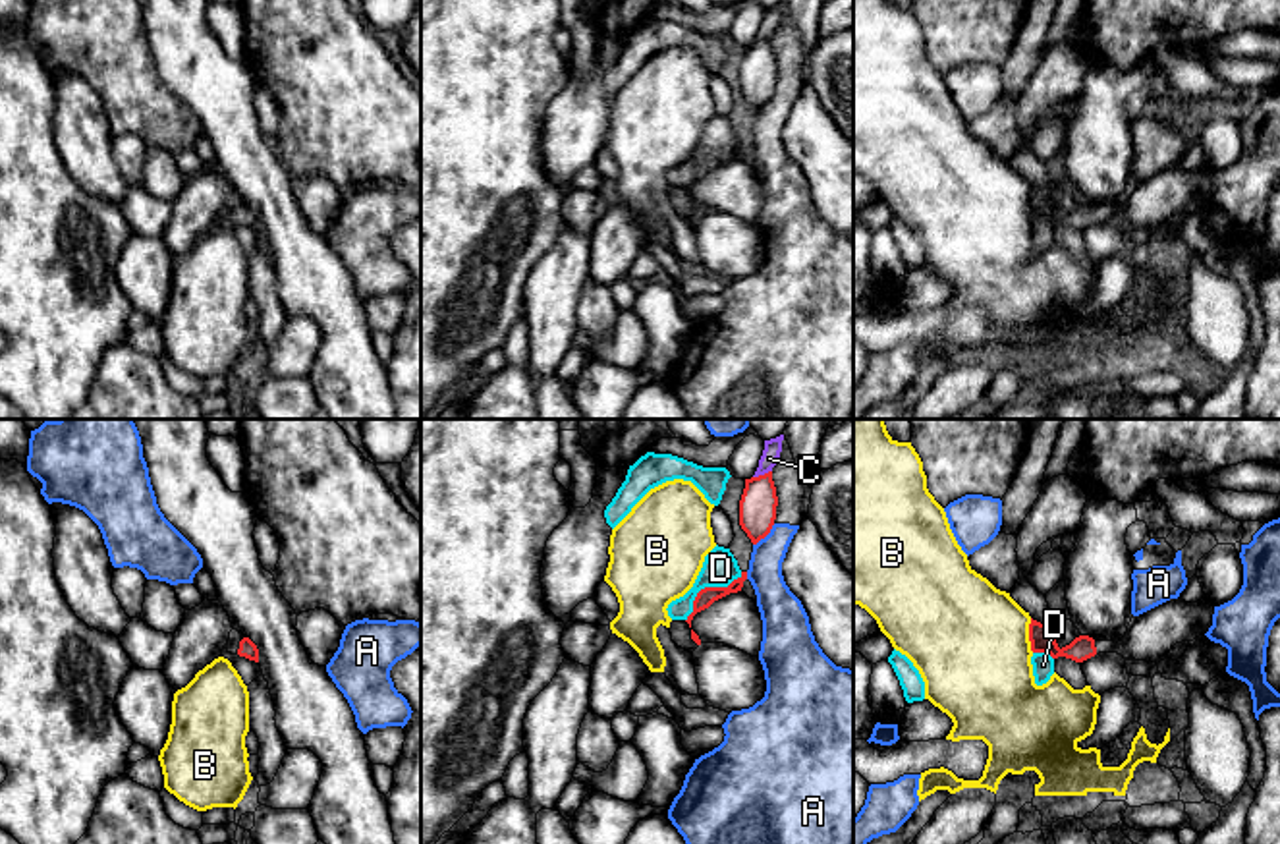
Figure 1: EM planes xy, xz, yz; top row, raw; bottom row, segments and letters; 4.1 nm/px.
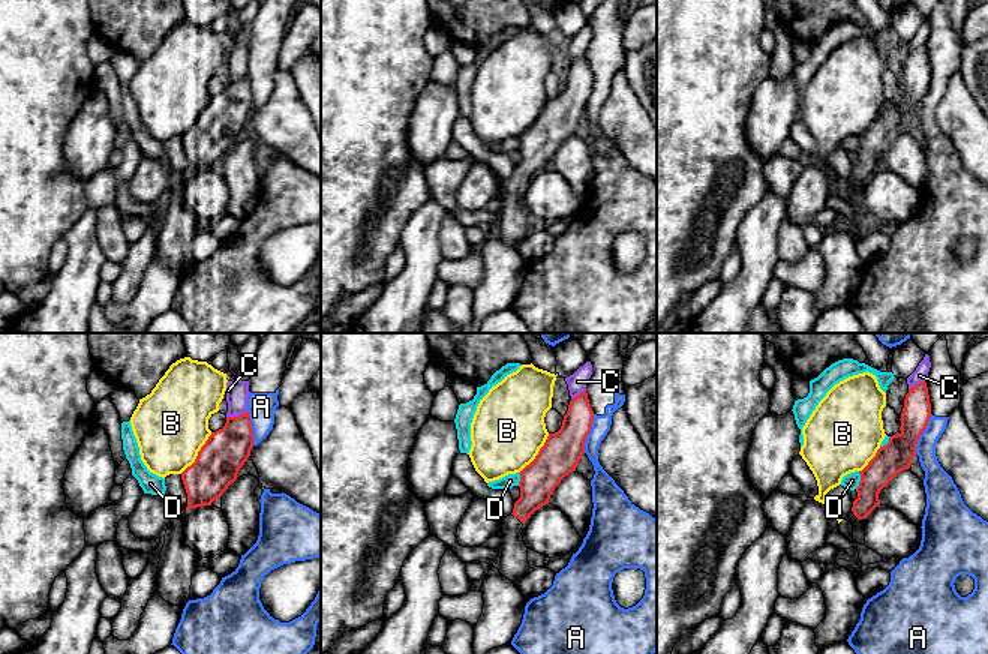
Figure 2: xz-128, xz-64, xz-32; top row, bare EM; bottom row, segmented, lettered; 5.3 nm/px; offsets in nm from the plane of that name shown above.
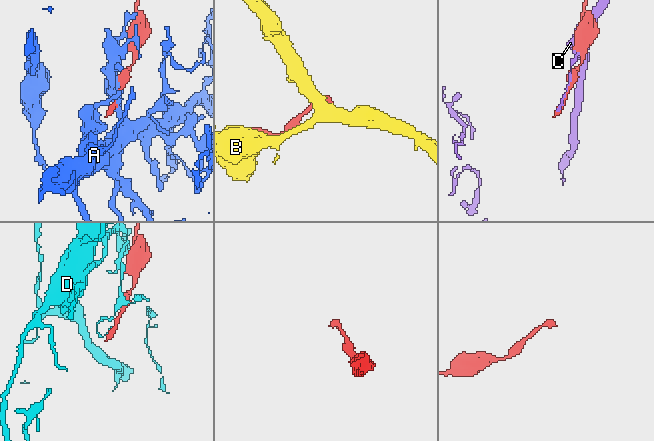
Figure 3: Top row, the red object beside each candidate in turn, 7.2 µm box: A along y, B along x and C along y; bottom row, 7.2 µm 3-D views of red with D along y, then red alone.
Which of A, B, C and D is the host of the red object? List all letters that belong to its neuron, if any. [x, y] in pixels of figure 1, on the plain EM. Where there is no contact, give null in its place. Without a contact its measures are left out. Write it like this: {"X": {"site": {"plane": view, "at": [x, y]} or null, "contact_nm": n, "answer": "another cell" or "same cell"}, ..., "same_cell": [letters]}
{"A": {"site": {"plane": "xz", "at": [765, 103]}, "contact_nm": 130, "answer": "another cell"}, "B": {"site": {"plane": "yz", "at": [1029, 203]}, "contact_nm": 140, "answer": "another cell"}, "C": {"site": {"plane": "xz", "at": [761, 43]}, "contact_nm": 90, "answer": "another cell"}, "D": {"site": {"plane": "xz", "at": [705, 155]}, "contact_nm": 320, "answer": "another cell"}, "same_cell": []}

